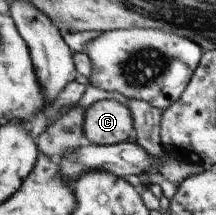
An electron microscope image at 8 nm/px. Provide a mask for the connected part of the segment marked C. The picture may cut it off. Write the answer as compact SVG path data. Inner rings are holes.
M118 99L95 102L87 110L85 133L92 144L115 145L126 142L134 129L133 112Z

